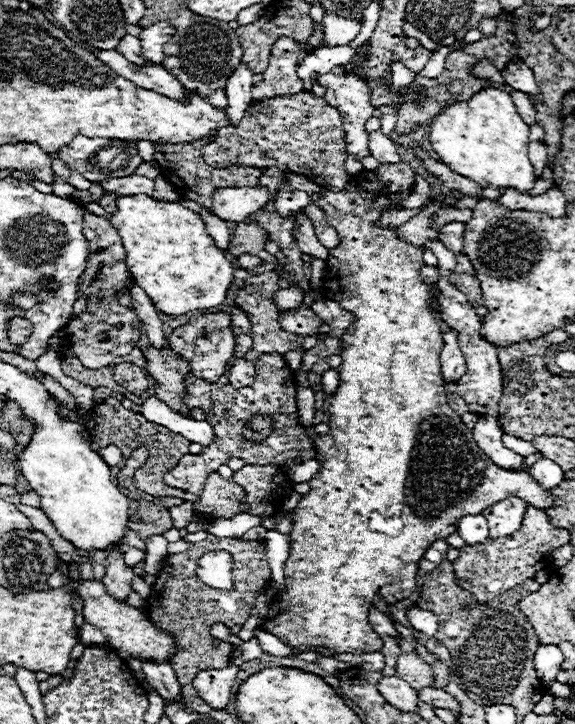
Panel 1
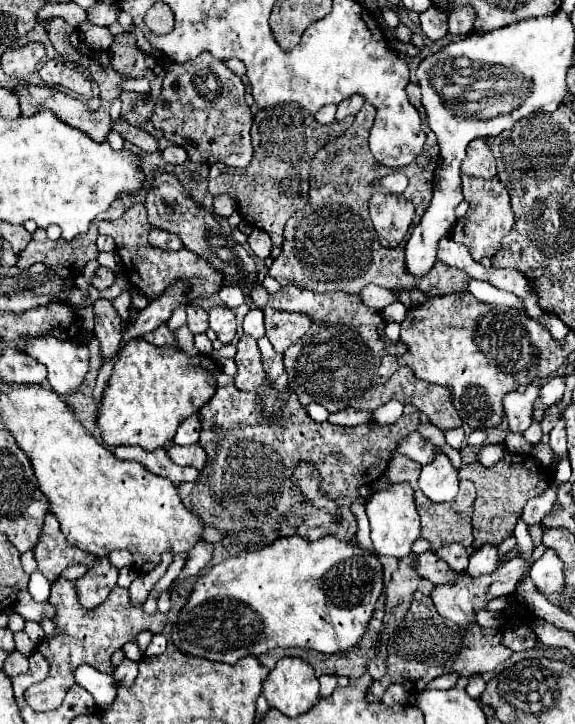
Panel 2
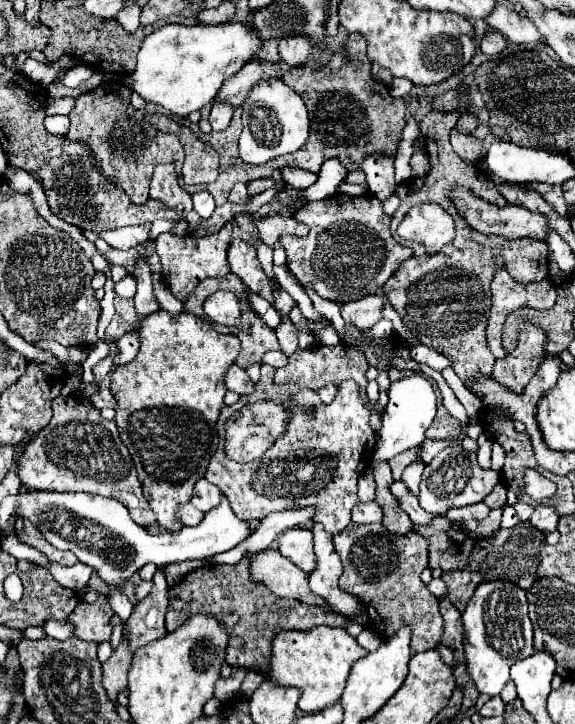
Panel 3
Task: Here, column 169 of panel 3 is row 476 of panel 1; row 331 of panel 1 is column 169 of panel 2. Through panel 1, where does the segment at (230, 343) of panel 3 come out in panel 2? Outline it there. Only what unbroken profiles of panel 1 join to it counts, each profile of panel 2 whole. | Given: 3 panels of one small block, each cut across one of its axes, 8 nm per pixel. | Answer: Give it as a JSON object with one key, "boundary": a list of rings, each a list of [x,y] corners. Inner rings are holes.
{"boundary":[[[134,338],[126,342],[114,364],[112,376],[104,390],[98,428],[108,446],[142,446],[156,450],[172,442],[180,422],[198,412],[216,390],[218,362],[206,354],[186,356],[172,346],[154,346],[146,340]]]}

